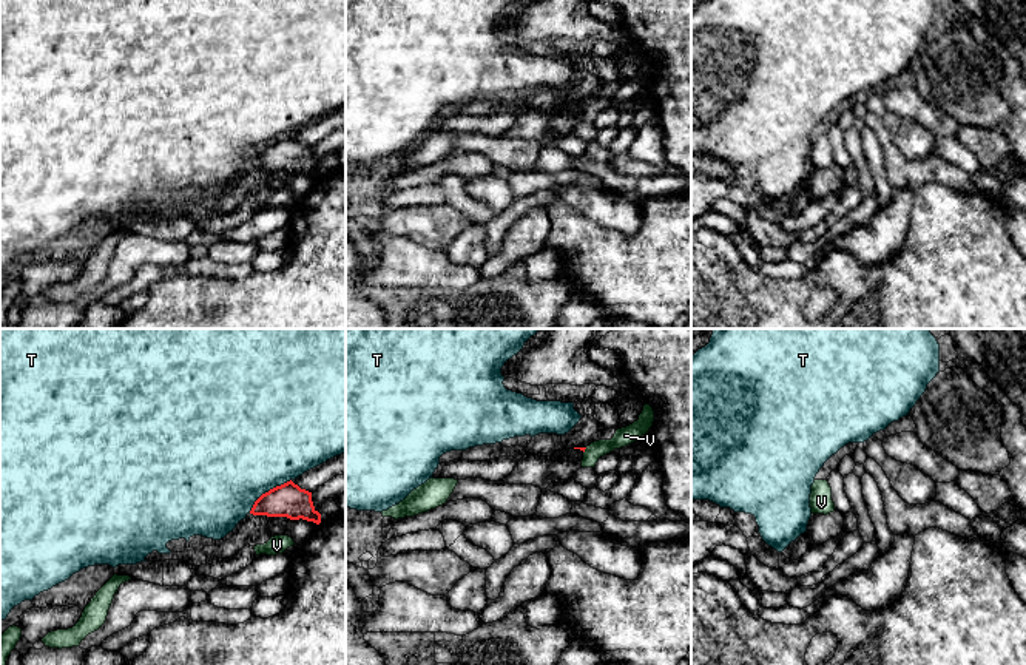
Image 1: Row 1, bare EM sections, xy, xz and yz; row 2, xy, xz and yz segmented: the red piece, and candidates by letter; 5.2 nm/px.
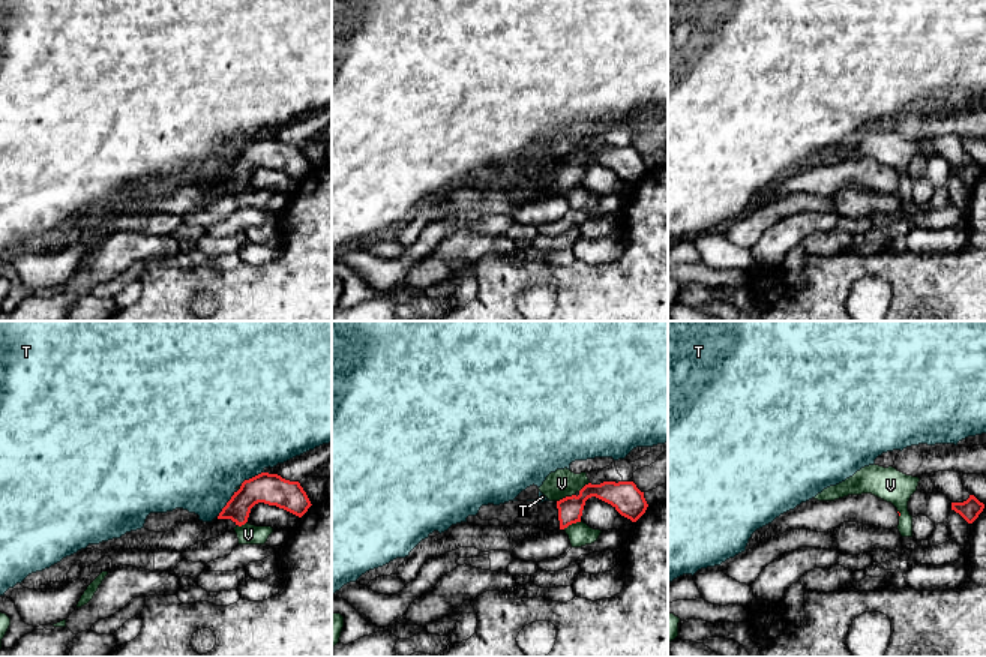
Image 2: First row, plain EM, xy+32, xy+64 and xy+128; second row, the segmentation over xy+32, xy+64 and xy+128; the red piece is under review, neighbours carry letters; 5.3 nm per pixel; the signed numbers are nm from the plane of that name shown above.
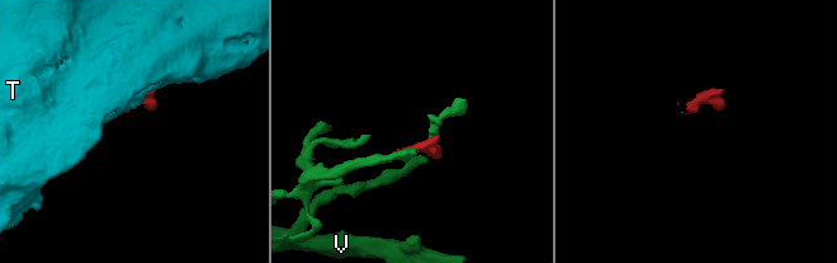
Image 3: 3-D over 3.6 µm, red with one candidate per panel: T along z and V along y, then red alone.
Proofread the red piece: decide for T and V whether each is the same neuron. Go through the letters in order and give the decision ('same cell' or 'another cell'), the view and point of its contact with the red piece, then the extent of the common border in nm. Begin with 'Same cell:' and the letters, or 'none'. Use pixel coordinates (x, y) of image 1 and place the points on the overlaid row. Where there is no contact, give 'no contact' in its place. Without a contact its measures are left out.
Same cell: none
T: another cell | xy (269, 491) | 280 nm
V: another cell | xz (583, 451) | 40 nm

